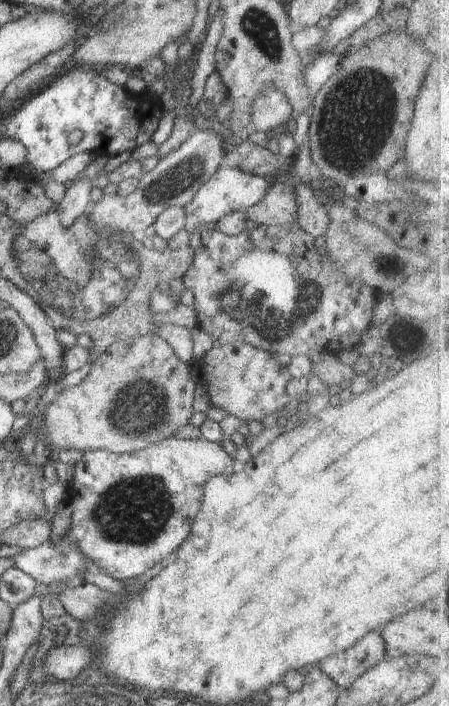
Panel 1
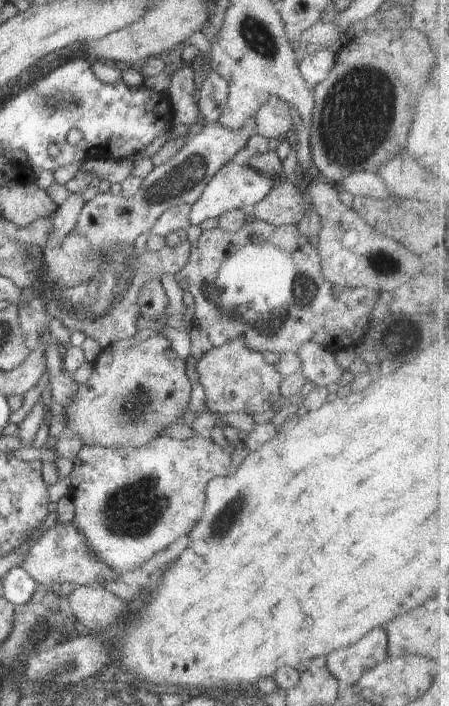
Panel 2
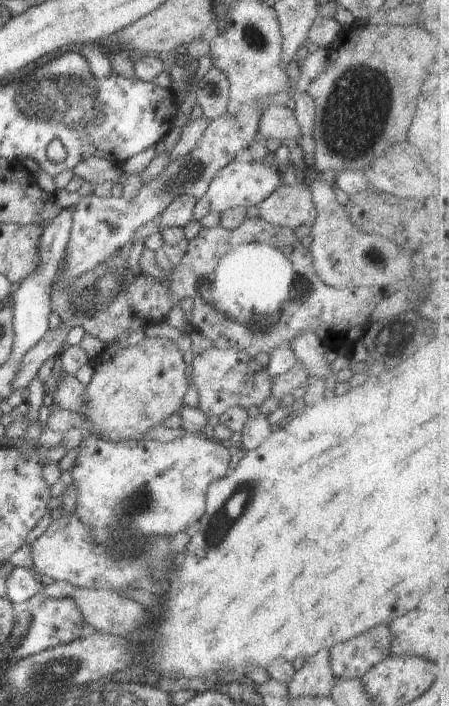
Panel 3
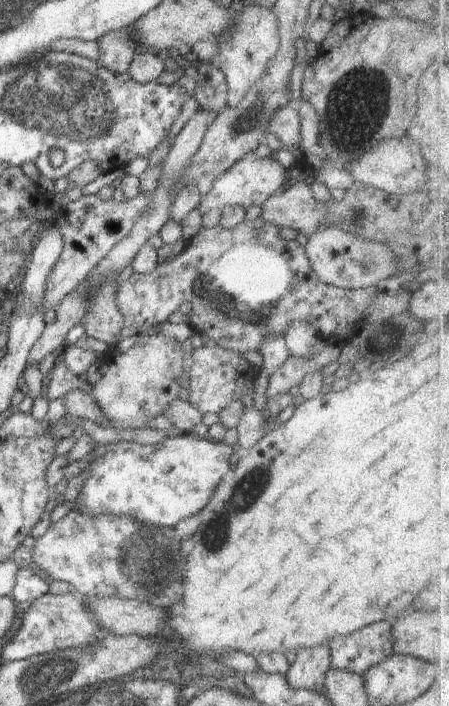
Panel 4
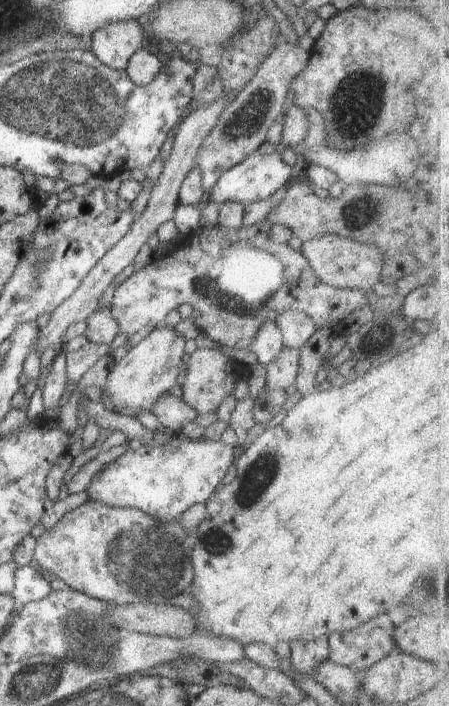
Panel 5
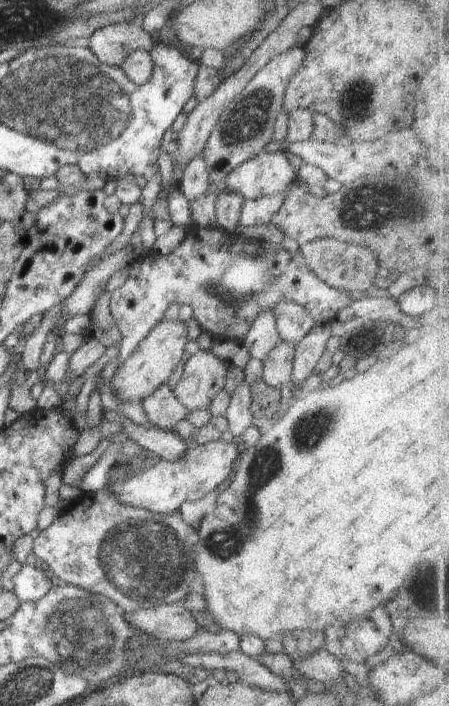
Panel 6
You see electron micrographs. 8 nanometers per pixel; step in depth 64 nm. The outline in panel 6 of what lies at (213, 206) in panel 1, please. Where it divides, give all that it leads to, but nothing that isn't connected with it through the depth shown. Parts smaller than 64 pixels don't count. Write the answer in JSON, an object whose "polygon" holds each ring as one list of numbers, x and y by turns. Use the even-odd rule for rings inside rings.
{"polygon":[[282,149,272,153,260,152,242,166,236,166,221,183,219,191,238,192,244,200,252,200,286,193,295,183,295,170]]}

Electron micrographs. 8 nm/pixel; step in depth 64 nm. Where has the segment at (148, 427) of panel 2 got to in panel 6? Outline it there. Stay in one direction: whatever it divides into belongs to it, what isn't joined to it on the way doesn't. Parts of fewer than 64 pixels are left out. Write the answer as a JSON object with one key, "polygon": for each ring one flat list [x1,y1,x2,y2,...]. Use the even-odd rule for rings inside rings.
{"polygon":[[165,318,160,320,138,344,138,348,118,366,112,378,111,388,116,390,122,403,136,401,142,404,142,400,150,396,156,388,168,384,170,376,181,363,182,355,187,349,187,342,186,328,182,321,174,322]]}

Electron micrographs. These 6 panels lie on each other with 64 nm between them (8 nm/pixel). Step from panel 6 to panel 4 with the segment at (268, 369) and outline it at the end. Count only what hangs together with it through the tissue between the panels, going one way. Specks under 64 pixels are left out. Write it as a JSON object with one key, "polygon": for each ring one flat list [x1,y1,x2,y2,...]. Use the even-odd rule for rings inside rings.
{"polygon":[[290,355,286,364,270,376,269,383,264,387,264,396,274,398,278,394,289,393,291,388,298,388,302,378,314,368,310,360]]}

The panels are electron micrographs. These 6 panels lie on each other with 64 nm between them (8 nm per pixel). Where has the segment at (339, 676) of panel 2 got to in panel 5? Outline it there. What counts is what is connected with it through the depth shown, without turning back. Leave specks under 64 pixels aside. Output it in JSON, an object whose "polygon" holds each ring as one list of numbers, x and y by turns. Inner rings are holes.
{"polygon":[[378,616,354,630,330,634,329,660,360,675,395,651,395,626,390,618]]}

